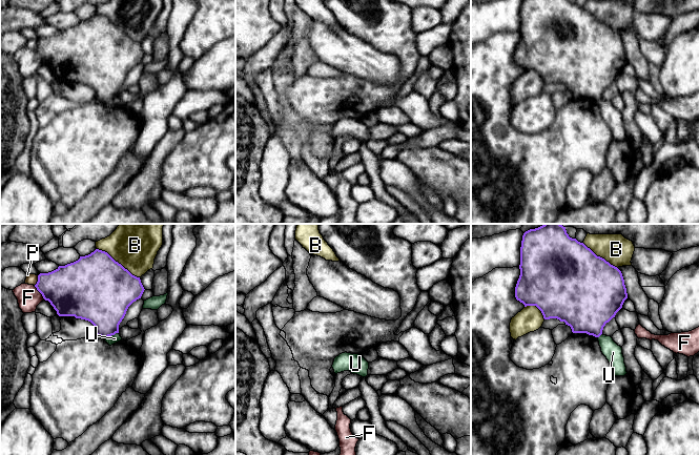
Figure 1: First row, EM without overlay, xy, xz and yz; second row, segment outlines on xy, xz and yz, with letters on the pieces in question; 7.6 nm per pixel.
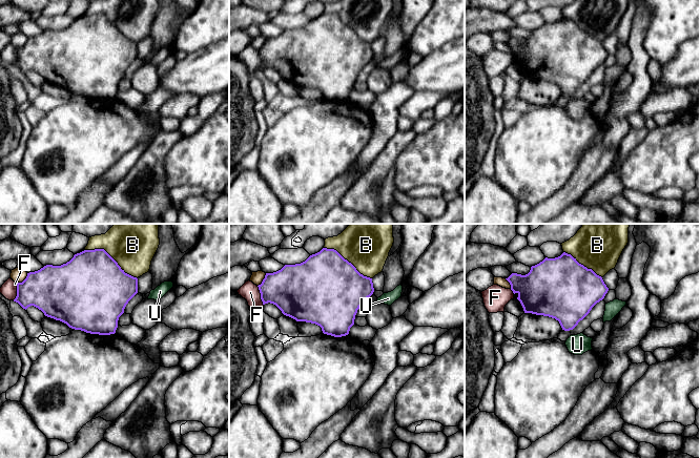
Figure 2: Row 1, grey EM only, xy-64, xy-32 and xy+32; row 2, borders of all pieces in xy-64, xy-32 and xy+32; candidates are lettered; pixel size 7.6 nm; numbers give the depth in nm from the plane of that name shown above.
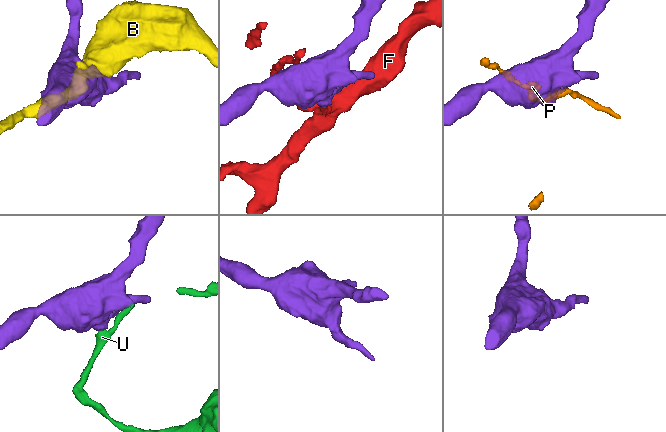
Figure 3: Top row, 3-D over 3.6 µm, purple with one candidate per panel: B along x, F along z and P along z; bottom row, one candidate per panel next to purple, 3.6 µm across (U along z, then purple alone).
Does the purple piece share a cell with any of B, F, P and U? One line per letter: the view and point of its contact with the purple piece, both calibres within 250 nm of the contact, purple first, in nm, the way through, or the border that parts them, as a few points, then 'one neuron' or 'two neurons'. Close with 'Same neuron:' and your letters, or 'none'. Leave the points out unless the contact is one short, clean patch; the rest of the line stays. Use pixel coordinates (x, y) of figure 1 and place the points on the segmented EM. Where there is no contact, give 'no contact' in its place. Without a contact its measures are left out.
B: xy (117, 262) | 500/360 nm | two neurons
F: xy (39, 291) | 380/180 nm | two neurons
P: xy (38, 281) | 360/80 nm | along xy (38, 275), (38, 281), (34, 285) | two neurons
U: xy (110, 335) | 360/70 nm | along xy (118, 332), (104, 338) | two neurons
Same neuron: none

